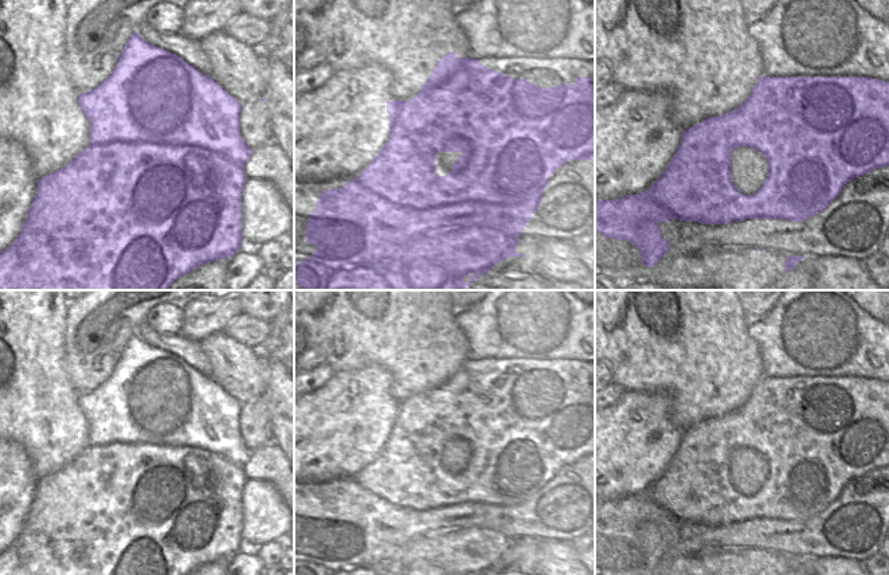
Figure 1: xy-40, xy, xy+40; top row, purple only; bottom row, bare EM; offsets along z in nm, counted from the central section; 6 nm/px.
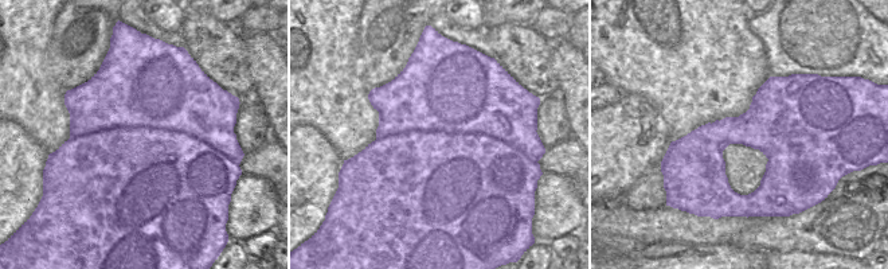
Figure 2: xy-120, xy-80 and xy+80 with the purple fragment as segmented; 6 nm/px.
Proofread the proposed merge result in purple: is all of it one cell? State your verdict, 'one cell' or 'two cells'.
two cells

